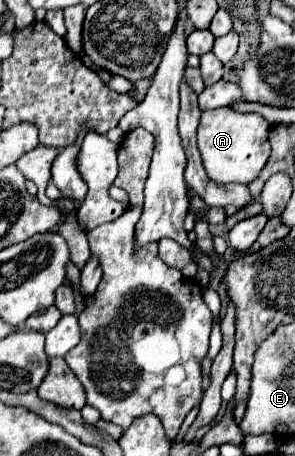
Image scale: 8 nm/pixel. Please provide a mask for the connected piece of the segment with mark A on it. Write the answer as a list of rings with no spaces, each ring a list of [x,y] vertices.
[[[229,105],[213,111],[203,111],[197,129],[197,143],[209,179],[215,183],[253,181],[265,167],[271,153],[267,133],[269,133],[269,123],[259,113],[239,113]]]

